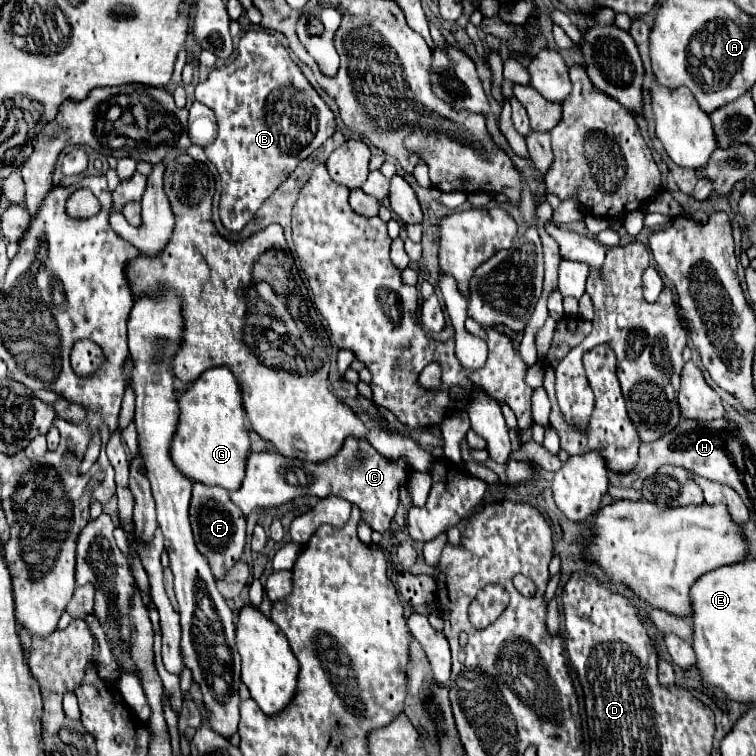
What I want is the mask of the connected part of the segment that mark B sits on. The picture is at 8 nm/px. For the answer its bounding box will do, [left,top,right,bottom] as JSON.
[196,31,336,233]

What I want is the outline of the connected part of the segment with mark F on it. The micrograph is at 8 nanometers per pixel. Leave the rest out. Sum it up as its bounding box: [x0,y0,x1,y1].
[190,483,246,579]

